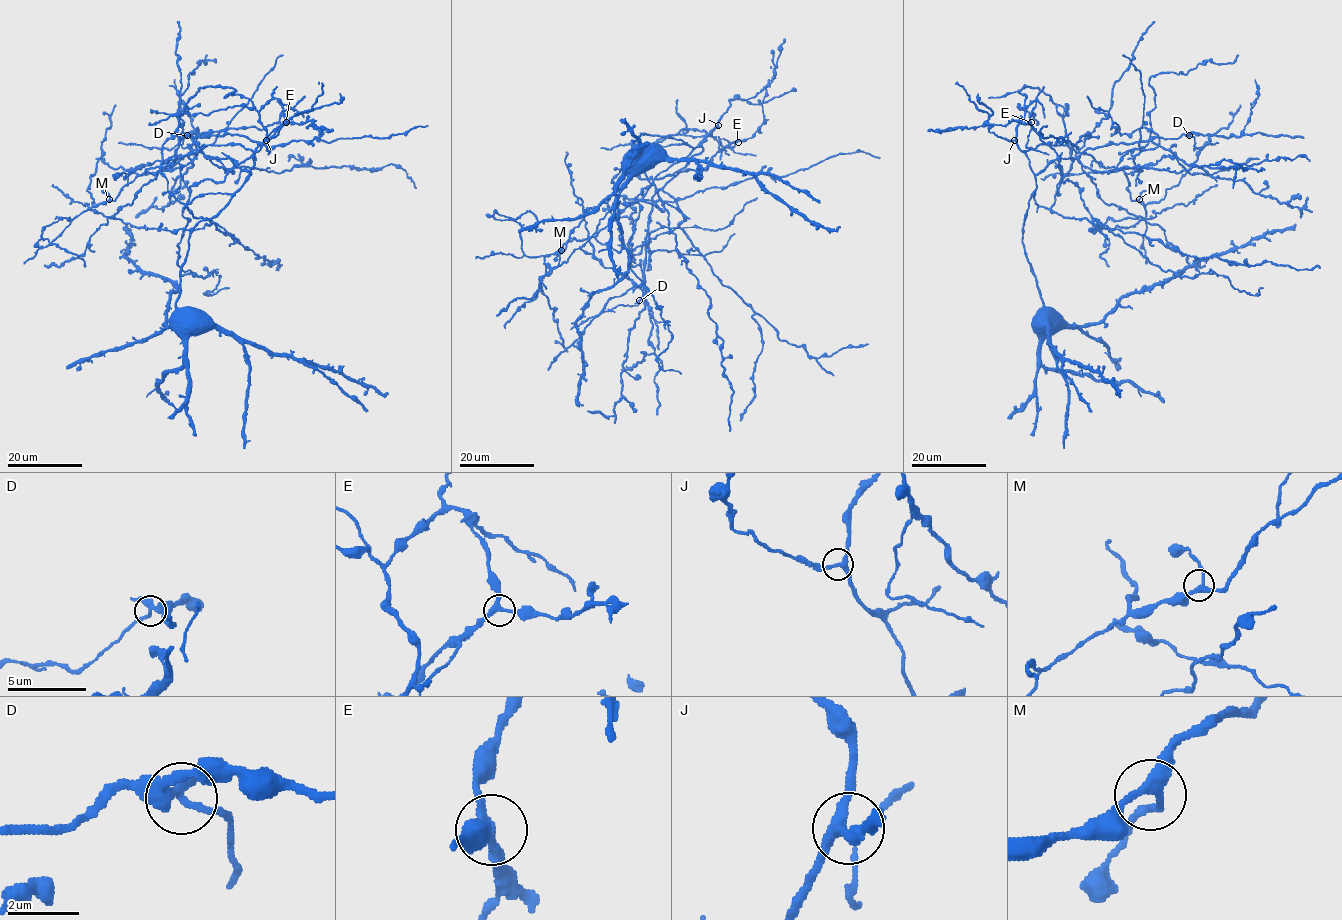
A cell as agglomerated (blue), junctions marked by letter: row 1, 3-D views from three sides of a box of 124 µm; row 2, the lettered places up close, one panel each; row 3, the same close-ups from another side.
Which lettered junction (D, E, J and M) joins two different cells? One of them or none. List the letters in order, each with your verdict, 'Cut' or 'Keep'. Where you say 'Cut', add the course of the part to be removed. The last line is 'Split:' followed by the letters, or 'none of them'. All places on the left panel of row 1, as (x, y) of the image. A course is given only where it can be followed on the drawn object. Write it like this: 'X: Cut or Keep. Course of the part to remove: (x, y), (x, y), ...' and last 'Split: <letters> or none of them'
D: Cut. Course of the part to remove: (187, 135), (166, 149), (118, 142)
E: Keep
J: Keep
M: Keep
Split: D

